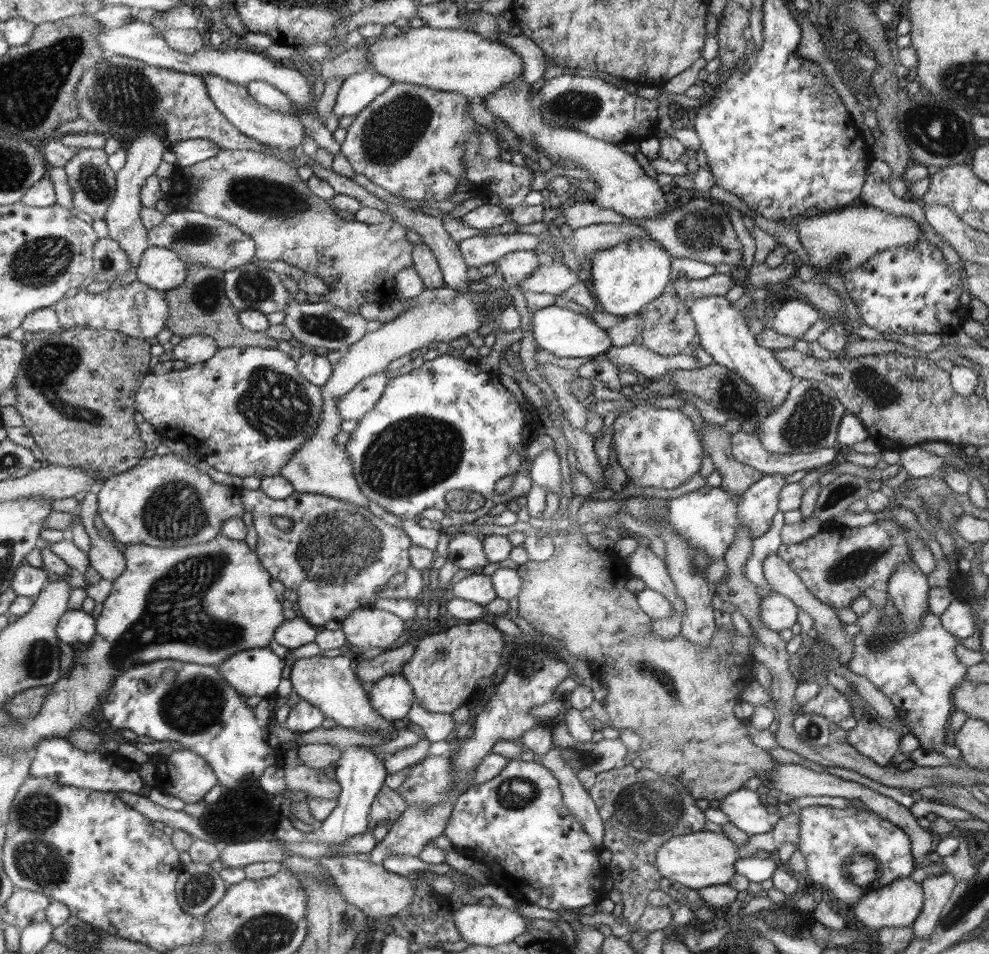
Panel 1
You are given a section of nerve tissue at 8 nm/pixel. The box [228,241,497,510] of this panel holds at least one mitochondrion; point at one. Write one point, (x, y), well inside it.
(411, 455)

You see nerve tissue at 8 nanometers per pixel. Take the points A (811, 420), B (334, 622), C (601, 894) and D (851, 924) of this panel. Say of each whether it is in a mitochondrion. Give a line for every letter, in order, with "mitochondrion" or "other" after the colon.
A: mitochondrion
B: other
C: other
D: other

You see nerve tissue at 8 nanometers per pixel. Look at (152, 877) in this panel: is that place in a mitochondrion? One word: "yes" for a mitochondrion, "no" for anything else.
no

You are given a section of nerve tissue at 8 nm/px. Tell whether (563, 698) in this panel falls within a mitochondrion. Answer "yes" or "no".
no

